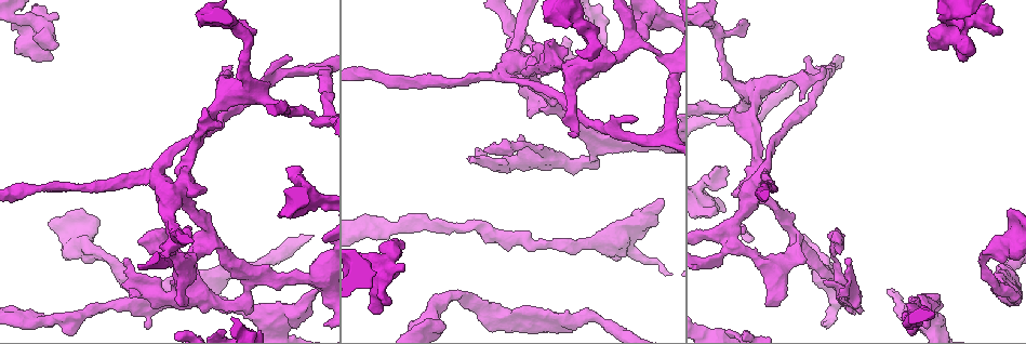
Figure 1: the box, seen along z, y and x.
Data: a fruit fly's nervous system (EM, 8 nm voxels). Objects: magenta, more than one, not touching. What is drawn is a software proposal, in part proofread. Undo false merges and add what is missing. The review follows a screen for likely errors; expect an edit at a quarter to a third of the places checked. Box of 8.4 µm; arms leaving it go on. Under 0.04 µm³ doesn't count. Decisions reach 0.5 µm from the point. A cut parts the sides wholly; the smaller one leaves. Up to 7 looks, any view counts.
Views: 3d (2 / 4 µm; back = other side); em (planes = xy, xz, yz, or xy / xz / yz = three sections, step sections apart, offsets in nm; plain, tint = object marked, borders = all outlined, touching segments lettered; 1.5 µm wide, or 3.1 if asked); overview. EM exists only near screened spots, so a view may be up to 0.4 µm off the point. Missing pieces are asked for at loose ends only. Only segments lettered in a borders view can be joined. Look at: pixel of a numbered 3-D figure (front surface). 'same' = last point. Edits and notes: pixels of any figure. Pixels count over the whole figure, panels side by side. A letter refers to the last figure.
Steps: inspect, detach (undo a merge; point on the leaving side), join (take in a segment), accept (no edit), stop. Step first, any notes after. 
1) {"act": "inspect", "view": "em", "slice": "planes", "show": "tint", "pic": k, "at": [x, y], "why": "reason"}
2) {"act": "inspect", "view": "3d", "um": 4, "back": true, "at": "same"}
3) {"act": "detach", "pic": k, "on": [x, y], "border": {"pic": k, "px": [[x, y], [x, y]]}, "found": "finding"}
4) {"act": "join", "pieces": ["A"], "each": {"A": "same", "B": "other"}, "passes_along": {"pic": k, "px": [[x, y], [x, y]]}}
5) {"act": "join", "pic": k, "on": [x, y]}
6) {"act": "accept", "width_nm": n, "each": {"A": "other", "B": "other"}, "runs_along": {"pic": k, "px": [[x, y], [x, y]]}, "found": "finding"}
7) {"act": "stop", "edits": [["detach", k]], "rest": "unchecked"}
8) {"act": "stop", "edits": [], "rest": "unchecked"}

{"act": "inspect", "view": "em", "slice": "planes", "show": "plain", "pic": 1, "at": [1000, 31], "why": "branch stops here"}

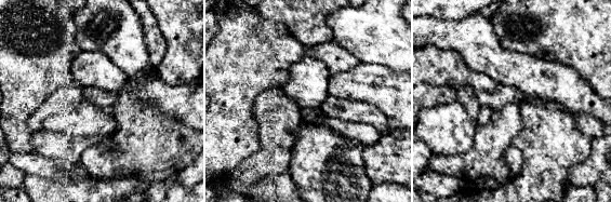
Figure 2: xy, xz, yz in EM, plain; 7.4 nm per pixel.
{"act": "inspect", "view": "em", "slice": "planes", "show": "borders", "at": "same"}

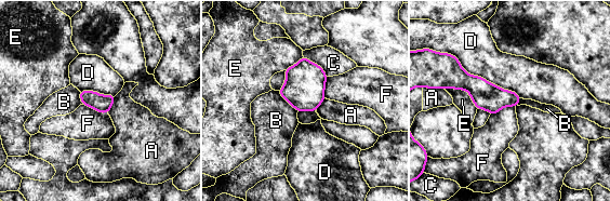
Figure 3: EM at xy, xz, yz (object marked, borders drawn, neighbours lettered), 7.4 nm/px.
{"act": "accept", "each": {"A": "other", "B": "other", "C": "other", "D": "other", "E": "other", "F": "other"}, "border": {"pic": 3, "px": [[82, 104], [107, 114]]}, "found": "none of them fits"}

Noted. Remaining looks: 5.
{"act": "inspect", "view": "em", "slice": "yz", "step": 4, "show": "borders", "pic": 1, "at": [403, 247], "why": "branch stops here"}

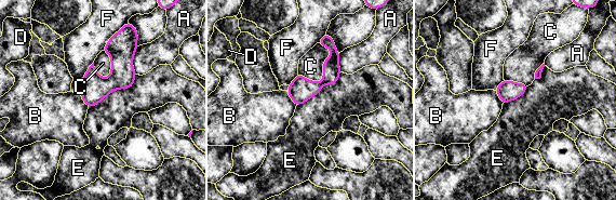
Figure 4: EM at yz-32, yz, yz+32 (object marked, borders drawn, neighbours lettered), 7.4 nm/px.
{"act": "inspect", "view": "em", "slice": "planes", "show": "borders", "at": "same", "why": "another direction"}

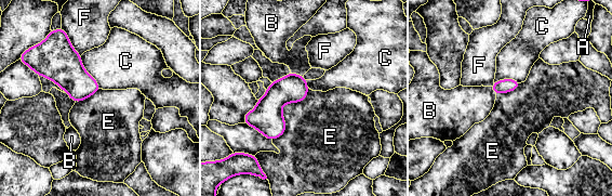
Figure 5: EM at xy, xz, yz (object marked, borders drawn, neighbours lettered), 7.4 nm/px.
{"act": "accept", "longest_contact_nm": ["E", 480], "each": {"A": "other", "B": "other", "C": "other", "E": "other", "F": "other"}, "found": "no lettered segment goes on from it"}

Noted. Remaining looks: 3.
{"act": "inspect", "view": "3d", "um": 4, "pic": 1, "at": [644, 36], "why": "branch stops here"}

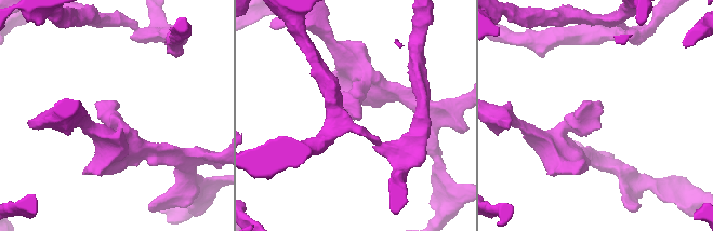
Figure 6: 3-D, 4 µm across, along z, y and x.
{"act": "inspect", "view": "em", "slice": "planes", "show": "borders", "pic": 6, "at": [597, 101], "why": "shape alone is not enough"}

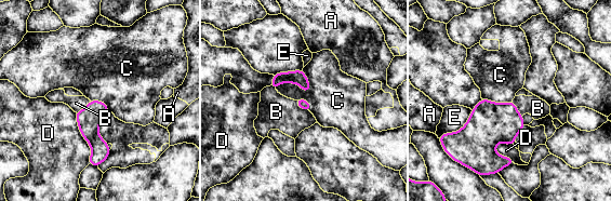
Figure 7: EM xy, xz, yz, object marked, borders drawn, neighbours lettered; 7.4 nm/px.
{"act": "join", "pieces": ["B"], "each": {"A": "other", "B": "same", "C": "other", "D": "other", "E": "other"}, "found": "it goes on there"}

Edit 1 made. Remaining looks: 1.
{"act": "stop", "edits": [["join", 7]], "rest": "unchecked"}

